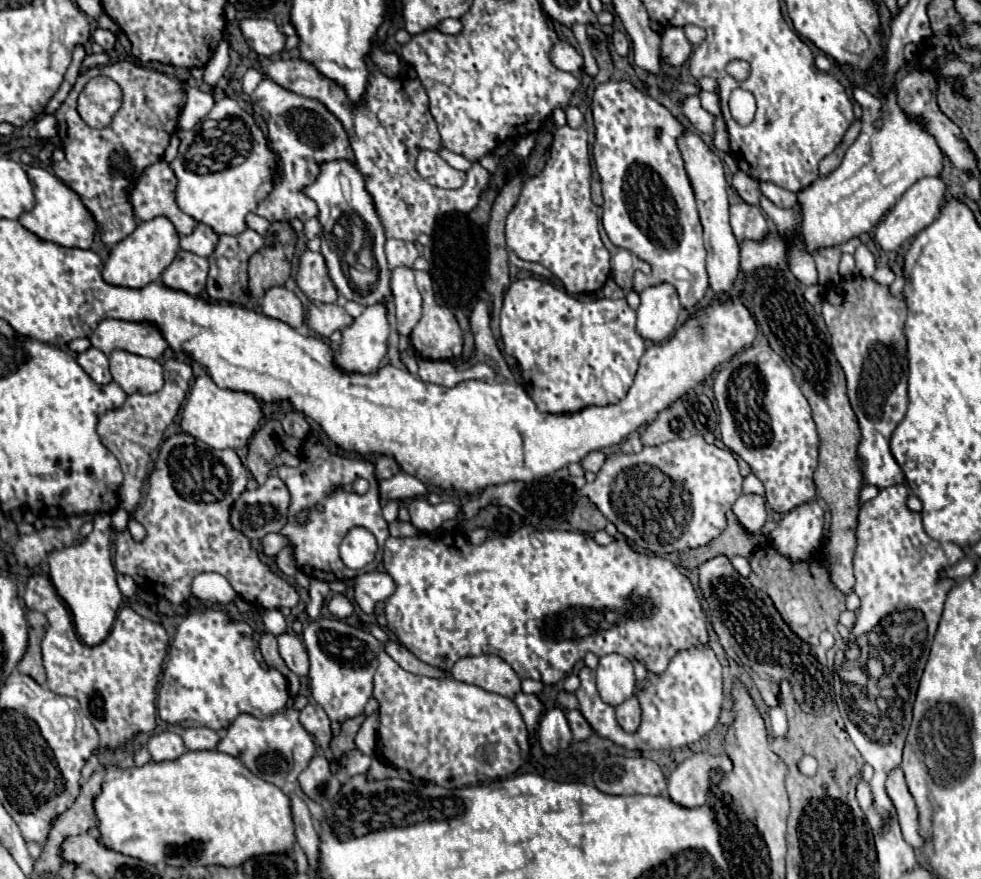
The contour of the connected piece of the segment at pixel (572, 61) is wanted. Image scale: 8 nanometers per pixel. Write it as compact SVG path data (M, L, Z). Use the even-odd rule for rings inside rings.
M558 41L552 49L550 49L550 61L562 69L568 71L572 75L576 75L582 69L582 55L566 41Z

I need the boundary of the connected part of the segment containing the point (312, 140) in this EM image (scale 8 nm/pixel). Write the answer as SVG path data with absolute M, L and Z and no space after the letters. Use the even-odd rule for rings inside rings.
M264 79L250 95L250 105L266 121L268 145L276 153L282 167L280 181L276 181L272 193L258 203L256 213L268 221L288 221L292 217L306 221L310 217L316 217L316 203L304 197L300 189L308 185L312 177L316 177L320 161L330 161L332 157L352 159L352 153L348 149L348 137L340 121L336 121L336 117L332 117L332 113L318 101L296 97L294 93L280 89L280 85L268 79Z

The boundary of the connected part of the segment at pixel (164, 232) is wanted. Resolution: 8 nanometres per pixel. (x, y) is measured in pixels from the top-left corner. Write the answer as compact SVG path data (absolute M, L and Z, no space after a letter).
M156 217L152 221L140 223L134 233L130 233L126 239L116 243L110 251L108 261L104 263L102 277L106 283L116 287L128 287L128 289L142 289L148 283L158 283L160 273L172 263L172 259L178 253L178 233L174 225L166 217Z

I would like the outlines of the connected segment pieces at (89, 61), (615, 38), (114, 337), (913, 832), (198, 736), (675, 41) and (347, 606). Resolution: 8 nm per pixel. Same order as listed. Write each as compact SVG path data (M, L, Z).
M102 53L102 55L86 55L84 61L82 61L82 67L80 67L80 73L86 73L88 69L98 67L102 63L108 63L108 61L110 61L110 57L106 53Z
M614 31L614 35L612 35L612 47L614 47L614 51L618 55L626 57L628 51L630 51L630 41L628 41L627 34L625 32Z
M102 321L90 337L92 347L100 349L104 355L110 355L114 349L124 349L134 355L160 359L168 349L168 343L162 331L154 323L136 323L136 321Z
M894 769L888 775L886 781L886 791L898 811L898 819L900 819L900 827L902 827L902 835L906 839L908 845L912 845L914 849L924 849L924 837L918 831L918 809L914 803L914 797L910 795L906 781L904 781L904 773L902 769Z
M194 727L194 729L186 729L182 739L184 739L186 749L202 751L202 749L214 749L220 735L212 729L206 729L206 727Z
M668 27L662 33L662 47L660 55L666 65L680 67L692 53L692 45L688 43L682 27Z
M334 595L334 597L330 599L330 603L328 603L328 609L330 609L330 613L332 613L334 617L344 619L344 617L348 617L348 615L352 613L352 603L350 603L344 595Z

